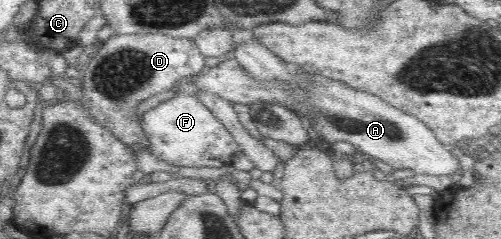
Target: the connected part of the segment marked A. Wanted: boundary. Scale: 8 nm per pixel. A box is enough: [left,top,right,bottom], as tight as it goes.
[192,59,462,175]

